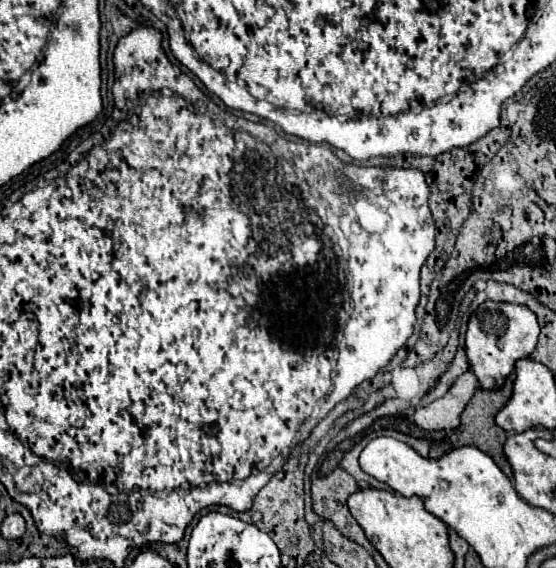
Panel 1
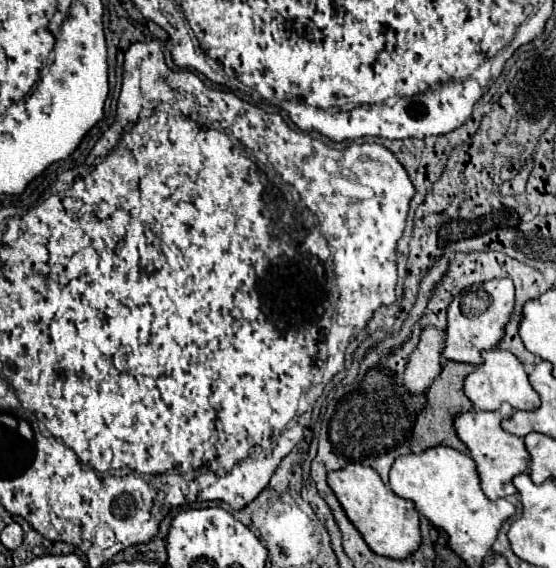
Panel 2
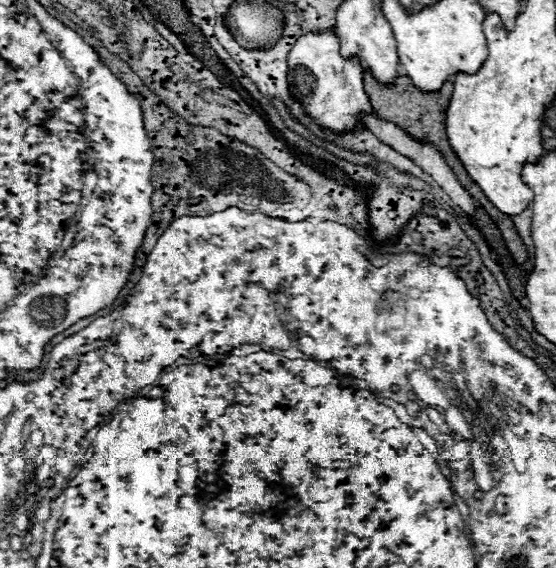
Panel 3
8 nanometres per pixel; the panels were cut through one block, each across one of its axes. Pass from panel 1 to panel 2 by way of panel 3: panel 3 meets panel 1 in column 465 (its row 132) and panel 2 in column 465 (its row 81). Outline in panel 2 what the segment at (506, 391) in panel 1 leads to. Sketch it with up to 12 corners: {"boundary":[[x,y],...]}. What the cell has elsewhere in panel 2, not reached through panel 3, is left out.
{"boundary":[[442,358],[428,388],[410,450],[432,446],[464,452],[452,420],[472,408],[462,390],[470,364]]}

